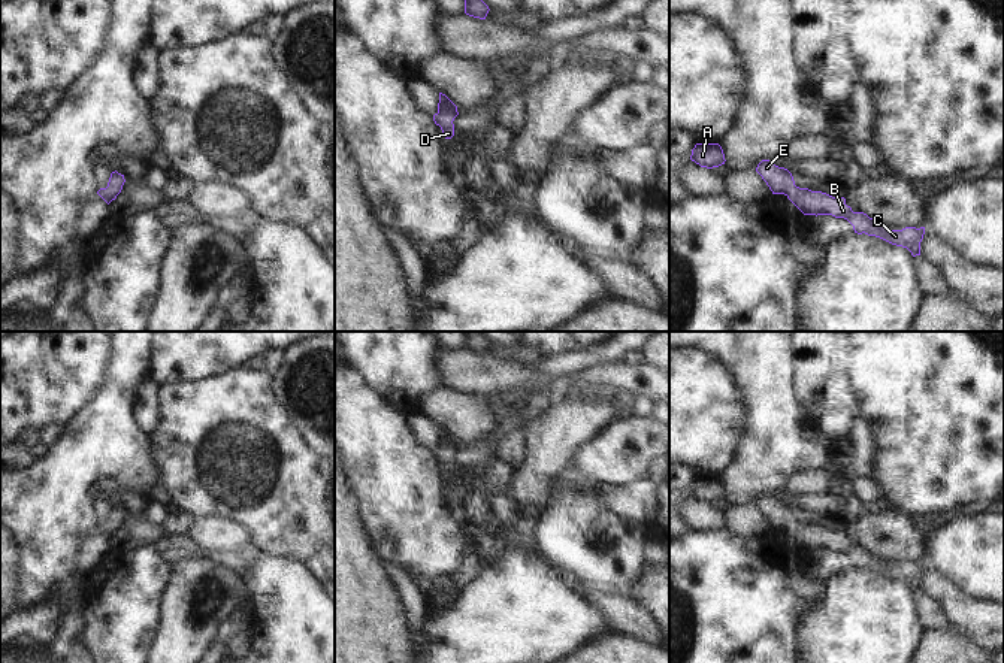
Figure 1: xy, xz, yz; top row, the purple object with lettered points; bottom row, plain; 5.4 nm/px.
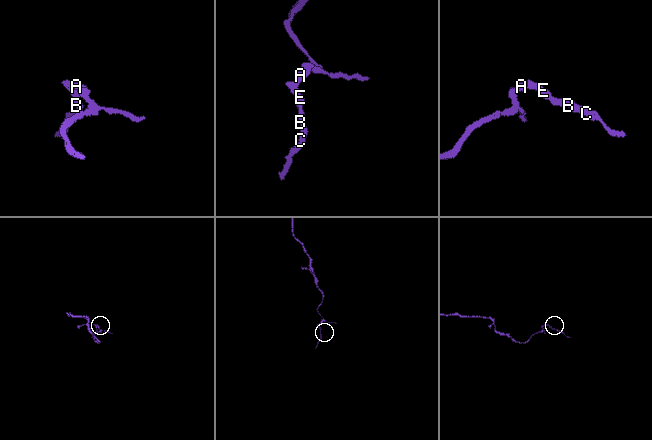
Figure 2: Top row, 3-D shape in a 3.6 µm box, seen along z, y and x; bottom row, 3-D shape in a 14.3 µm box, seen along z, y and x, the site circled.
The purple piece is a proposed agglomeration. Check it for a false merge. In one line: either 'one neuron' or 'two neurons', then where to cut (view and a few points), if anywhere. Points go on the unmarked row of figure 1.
one neuron; no cut

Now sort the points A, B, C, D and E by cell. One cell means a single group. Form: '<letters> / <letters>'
A B C D E

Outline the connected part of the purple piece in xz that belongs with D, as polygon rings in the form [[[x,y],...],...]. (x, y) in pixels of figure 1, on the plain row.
[[[439,427],[438,446],[433,455],[442,464],[442,472],[451,473],[454,470],[454,452],[459,449],[457,441],[442,427]]]

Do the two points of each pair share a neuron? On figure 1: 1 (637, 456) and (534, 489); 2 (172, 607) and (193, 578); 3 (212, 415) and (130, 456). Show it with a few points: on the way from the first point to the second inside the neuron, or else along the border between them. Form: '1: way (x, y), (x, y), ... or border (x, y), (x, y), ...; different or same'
1: border (587, 439), (575, 450), (561, 471); different
2: way (180, 599), (193, 586); same
3: border (147, 433), (150, 438), (150, 456), (160, 480); different

